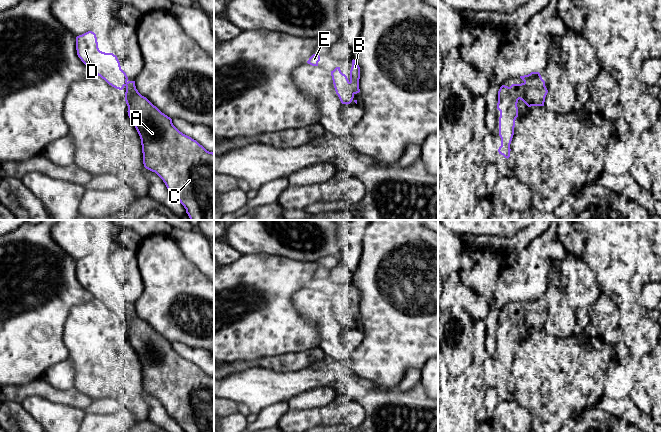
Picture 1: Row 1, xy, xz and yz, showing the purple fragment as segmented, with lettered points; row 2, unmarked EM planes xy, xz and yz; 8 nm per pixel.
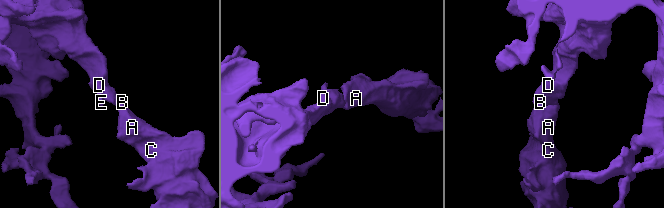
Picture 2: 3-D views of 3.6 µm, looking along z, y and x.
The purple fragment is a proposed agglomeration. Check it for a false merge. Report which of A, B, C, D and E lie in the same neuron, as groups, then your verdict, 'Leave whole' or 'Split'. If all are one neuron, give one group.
Groups: A B C D E. Leave whole

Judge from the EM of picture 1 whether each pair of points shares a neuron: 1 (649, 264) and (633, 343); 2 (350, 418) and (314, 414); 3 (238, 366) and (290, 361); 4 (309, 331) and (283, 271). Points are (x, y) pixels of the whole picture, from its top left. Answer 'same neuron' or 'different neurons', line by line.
1: same neuron
2: same neuron
3: same neuron
4: same neuron

